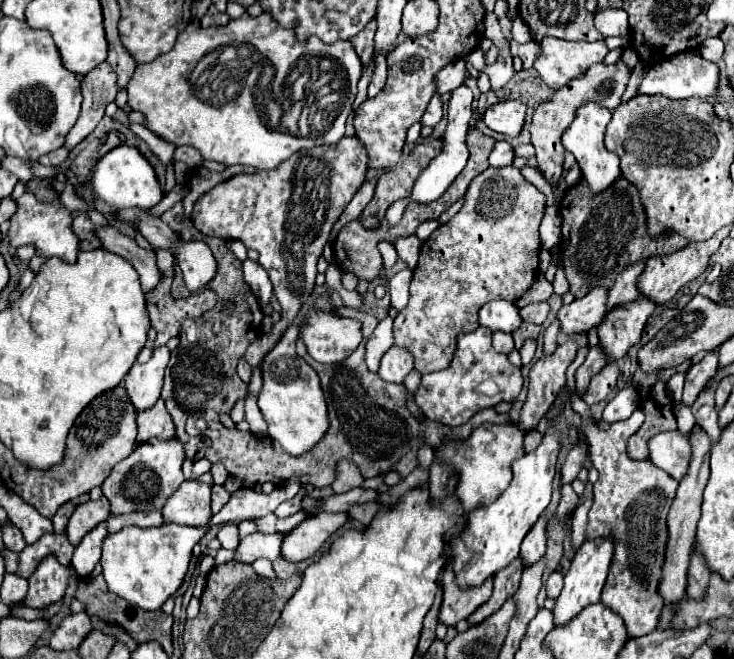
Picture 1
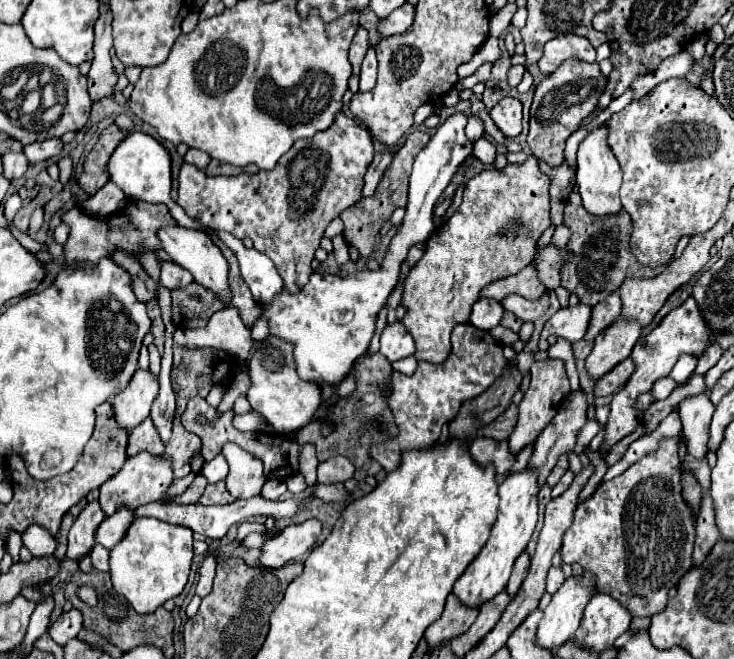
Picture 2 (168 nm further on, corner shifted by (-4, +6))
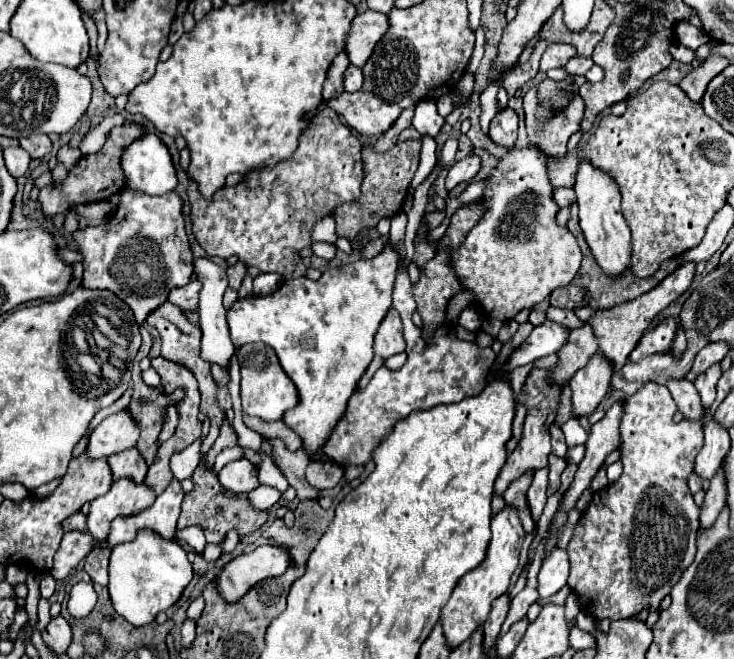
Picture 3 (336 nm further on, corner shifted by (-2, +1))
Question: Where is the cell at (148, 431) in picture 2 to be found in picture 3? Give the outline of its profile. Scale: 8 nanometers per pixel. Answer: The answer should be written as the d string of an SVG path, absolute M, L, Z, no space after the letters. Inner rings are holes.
M136 446L130 450L122 450L118 454L112 454L108 458L108 464L112 468L114 480L128 476L128 478L134 478L134 482L144 482L148 472L148 464Z

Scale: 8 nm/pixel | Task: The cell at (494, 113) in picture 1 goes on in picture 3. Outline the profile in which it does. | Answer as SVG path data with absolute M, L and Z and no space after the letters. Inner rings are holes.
M504 108L490 122L490 140L504 148L512 148L516 142L516 130L518 130L516 112L512 108Z

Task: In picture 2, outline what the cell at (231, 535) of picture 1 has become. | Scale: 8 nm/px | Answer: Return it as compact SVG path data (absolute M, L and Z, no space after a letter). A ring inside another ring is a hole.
M244 521L244 523L240 523L238 525L238 541L242 541L246 535L250 535L254 531L264 533L264 525L262 523L256 523L256 521Z

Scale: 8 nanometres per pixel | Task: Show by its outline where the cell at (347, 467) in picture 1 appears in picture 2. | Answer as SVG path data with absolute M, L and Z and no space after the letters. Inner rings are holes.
M336 455L318 465L320 483L344 483L346 479L352 479L352 475L354 475L354 465L342 455Z

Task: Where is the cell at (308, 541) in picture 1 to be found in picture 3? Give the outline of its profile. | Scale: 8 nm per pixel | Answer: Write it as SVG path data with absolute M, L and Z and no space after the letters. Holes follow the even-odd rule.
M262 544L254 552L242 554L224 566L224 570L216 576L218 590L222 598L226 598L228 602L236 602L256 582L284 574L290 562L292 562L290 546Z

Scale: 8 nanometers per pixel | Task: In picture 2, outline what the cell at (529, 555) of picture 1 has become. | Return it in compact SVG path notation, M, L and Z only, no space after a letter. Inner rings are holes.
M522 553L514 563L514 569L512 569L512 575L510 575L510 581L506 587L506 593L510 595L510 599L514 599L514 595L518 593L524 577L528 573L528 565L530 565L530 557L528 557L528 553Z

